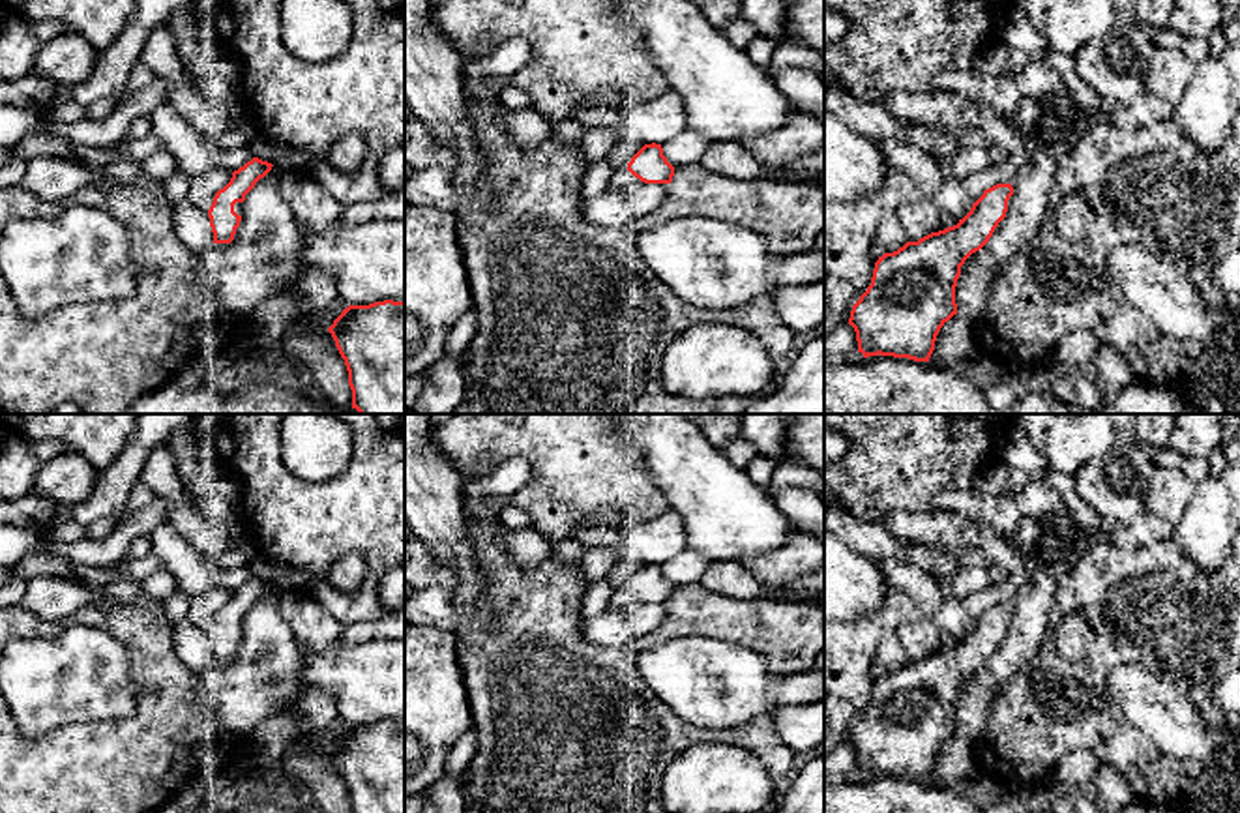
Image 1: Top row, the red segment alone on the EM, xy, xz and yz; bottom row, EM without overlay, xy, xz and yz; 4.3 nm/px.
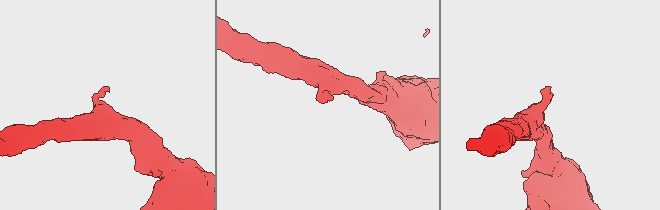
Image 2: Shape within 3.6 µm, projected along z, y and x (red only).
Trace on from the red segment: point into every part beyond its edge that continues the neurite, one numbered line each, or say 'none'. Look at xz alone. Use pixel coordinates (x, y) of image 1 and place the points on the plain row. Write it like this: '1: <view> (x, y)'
1: xz (620, 598)

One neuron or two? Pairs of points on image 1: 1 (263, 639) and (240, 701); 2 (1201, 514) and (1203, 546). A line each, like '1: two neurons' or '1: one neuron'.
1: one neuron
2: one neuron

